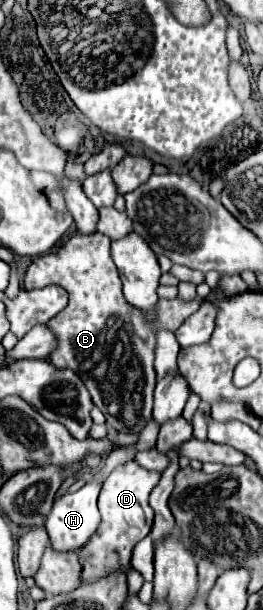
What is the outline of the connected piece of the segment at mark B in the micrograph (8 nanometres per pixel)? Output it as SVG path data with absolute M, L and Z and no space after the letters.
M76 232L58 250L34 258L24 276L24 290L48 284L58 284L70 294L68 306L46 324L56 336L56 350L48 360L56 368L70 368L82 378L92 402L106 416L108 426L120 432L138 434L152 418L156 332L162 328L174 332L186 316L198 310L202 298L196 298L194 302L160 298L154 308L154 322L146 320L144 312L122 296L122 282L110 258L110 238L100 232Z

